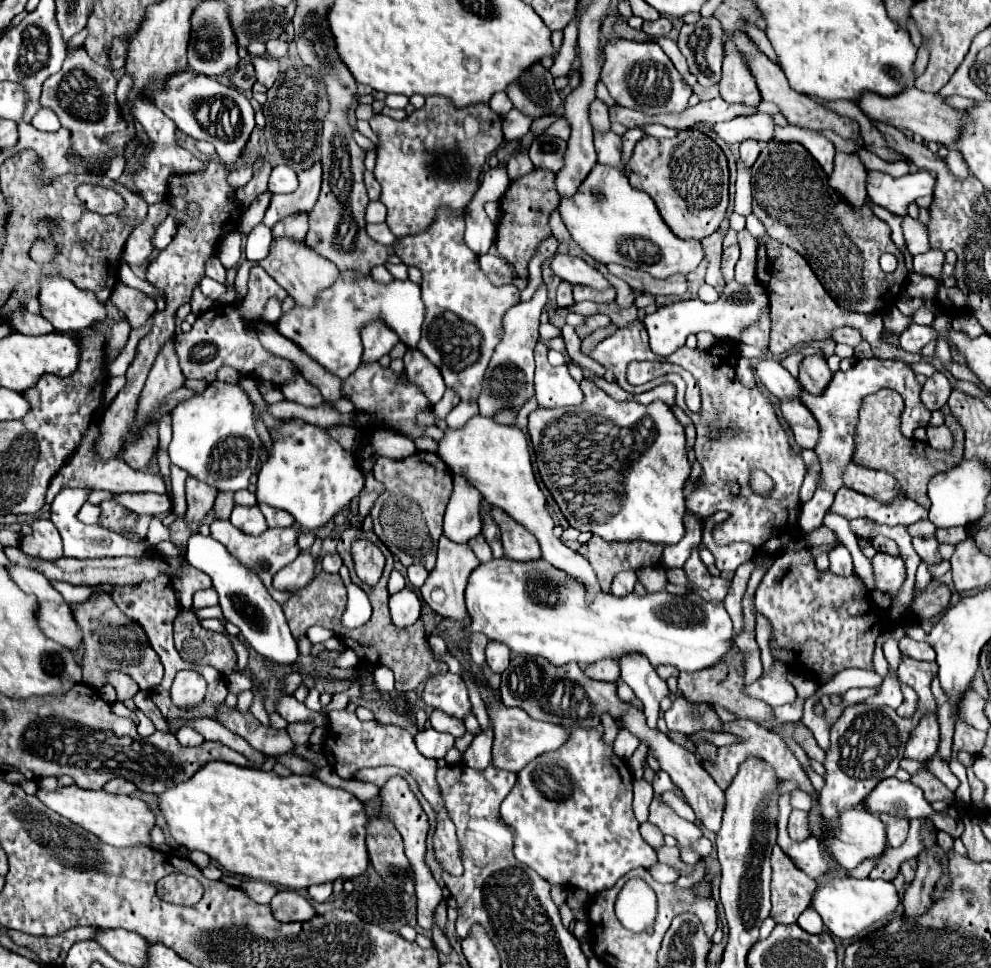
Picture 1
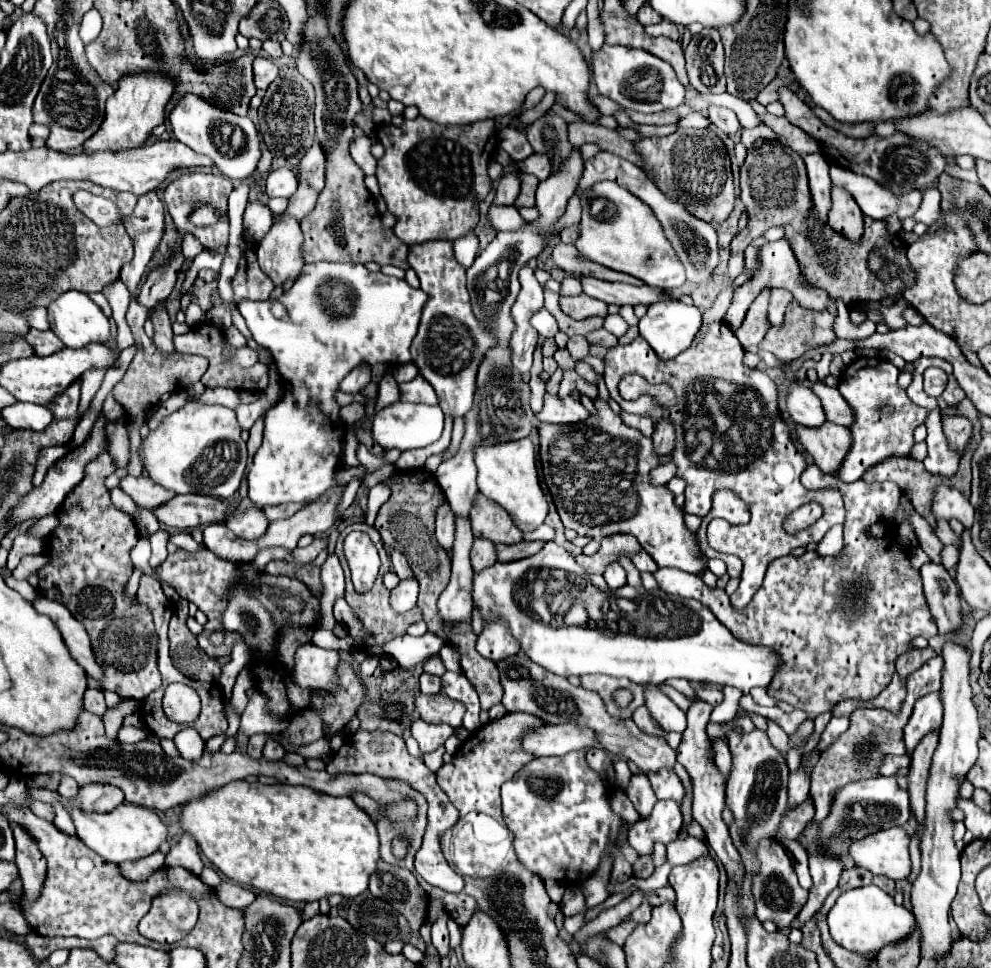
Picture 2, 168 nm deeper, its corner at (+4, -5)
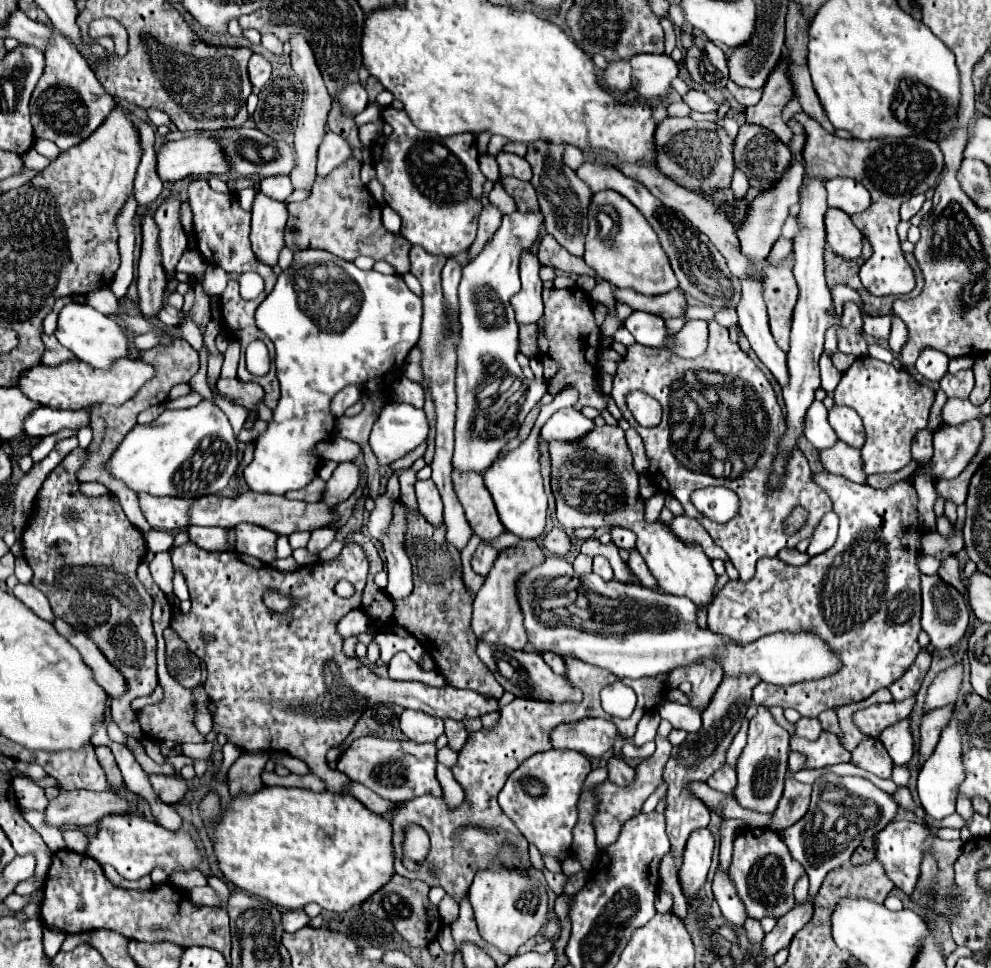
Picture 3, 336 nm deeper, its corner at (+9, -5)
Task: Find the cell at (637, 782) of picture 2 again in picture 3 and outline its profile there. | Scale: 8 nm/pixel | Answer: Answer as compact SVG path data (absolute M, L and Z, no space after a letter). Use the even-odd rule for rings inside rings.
M614 756L608 760L608 780L616 786L628 786L636 778L636 770L628 766L620 756Z

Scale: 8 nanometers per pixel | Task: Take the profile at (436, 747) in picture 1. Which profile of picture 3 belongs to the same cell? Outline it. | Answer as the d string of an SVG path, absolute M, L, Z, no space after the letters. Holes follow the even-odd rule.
M404 710L400 716L400 730L418 744L430 742L434 744L436 738L444 732L444 722L440 718L432 718L424 712Z

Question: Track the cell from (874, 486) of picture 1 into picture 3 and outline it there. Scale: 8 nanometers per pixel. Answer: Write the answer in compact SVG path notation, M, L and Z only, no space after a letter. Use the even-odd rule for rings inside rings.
M946 556L944 560L940 560L940 570L938 570L938 576L952 584L954 588L958 588L962 594L966 594L966 588L964 588L964 582L960 578L960 568L958 568L958 560L954 556Z

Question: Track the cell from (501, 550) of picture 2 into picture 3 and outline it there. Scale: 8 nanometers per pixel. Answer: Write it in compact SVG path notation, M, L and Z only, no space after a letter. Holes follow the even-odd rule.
M552 528L552 530L542 538L542 546L544 546L548 552L556 554L556 556L564 556L564 554L568 552L568 548L570 548L570 538L568 538L568 534L566 534L564 530Z

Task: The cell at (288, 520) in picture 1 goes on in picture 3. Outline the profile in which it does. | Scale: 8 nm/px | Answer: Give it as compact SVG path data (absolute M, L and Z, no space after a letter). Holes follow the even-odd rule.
M316 476L304 490L296 490L292 494L286 494L286 498L302 500L302 502L318 502L322 492L324 492L324 480L320 476Z

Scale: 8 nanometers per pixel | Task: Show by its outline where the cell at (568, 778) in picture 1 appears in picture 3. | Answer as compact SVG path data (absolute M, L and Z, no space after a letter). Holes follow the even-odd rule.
M574 750L540 752L540 754L524 760L508 776L504 788L498 794L498 804L500 804L502 812L516 824L516 828L522 832L522 836L540 850L540 854L546 854L552 858L566 856L566 854L570 854L570 848L572 848L572 830L578 824L578 800L580 800L582 786L584 786L584 780L590 770L592 770L592 766L590 766L588 758L580 752L574 752Z

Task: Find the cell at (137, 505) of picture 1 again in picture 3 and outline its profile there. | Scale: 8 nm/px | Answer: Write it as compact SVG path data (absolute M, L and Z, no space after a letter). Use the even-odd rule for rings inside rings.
M246 492L234 498L224 498L224 496L202 496L196 498L194 504L190 506L190 526L220 526L226 530L232 530L234 526L238 526L240 522L250 522L262 528L268 528L276 534L292 534L296 530L314 530L320 526L328 526L330 522L336 522L338 516L334 518L334 510L332 514L328 514L328 510L324 510L324 506L316 504L306 504L306 502L298 502L298 500L286 500L284 496L274 496L274 494L256 494L256 492Z

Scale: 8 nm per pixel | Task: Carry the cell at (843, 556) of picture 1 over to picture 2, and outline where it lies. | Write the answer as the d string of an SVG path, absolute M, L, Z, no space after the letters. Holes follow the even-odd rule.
M833 526L827 534L817 542L815 552L821 556L837 556L843 550L843 526Z

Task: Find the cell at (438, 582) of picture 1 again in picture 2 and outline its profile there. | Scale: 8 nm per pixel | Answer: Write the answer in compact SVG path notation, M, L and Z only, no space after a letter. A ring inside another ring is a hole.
M447 500L441 504L441 510L437 510L437 514L435 514L435 524L437 524L437 530L435 530L437 542L439 542L447 552L451 552L453 540L455 540L455 516L453 516L453 512L449 510Z

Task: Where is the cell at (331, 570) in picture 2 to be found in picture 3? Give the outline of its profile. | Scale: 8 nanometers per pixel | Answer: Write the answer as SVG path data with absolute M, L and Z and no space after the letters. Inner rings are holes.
M332 542L328 548L324 548L322 552L320 552L320 556L318 556L318 560L320 562L330 562L330 560L334 560L338 554L340 554L340 550L342 550L342 542Z

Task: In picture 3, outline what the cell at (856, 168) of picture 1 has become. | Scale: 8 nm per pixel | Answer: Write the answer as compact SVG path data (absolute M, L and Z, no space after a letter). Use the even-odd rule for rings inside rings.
M838 208L826 212L826 240L828 248L844 258L858 258L862 254L862 232L854 226L852 218Z

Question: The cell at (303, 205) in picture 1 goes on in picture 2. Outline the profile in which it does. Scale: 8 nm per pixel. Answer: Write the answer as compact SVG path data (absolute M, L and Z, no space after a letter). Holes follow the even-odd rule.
M315 138L315 142L313 142L313 146L307 150L307 154L301 158L301 168L303 168L303 174L305 174L305 178L307 178L307 182L315 188L315 190L321 190L323 188L323 184L325 184L325 166L327 166L327 158L325 158L325 152L323 152L323 148L321 148L321 144L317 142L317 138Z

